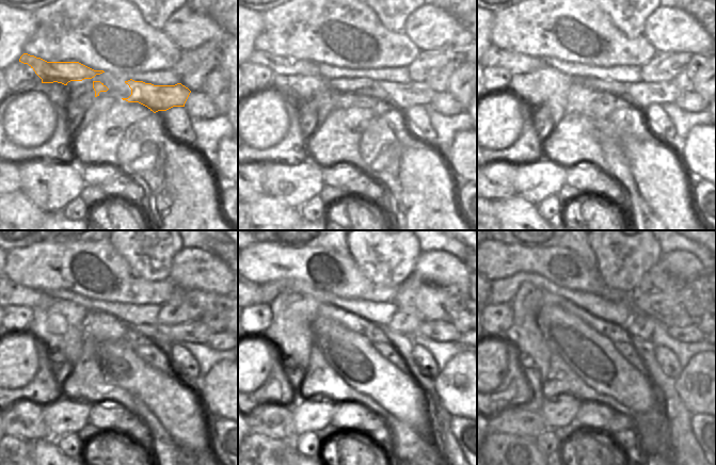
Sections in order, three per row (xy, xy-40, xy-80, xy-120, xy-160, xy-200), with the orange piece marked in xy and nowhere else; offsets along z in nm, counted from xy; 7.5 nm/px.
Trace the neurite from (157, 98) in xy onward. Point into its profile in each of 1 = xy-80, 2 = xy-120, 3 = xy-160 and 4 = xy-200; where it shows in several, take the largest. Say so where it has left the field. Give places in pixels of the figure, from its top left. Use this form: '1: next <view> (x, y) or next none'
1: next xy-80 (641, 95)
2: next xy-120 (194, 332)
3: next xy-160 (438, 331)
4: next xy-200 (691, 334)

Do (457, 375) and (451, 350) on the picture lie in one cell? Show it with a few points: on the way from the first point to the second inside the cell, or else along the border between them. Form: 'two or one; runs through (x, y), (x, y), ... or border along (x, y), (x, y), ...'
two; border along (465, 351), (457, 354), (441, 371)

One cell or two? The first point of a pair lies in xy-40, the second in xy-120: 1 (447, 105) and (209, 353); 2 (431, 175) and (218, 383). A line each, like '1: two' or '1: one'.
1: two
2: two

